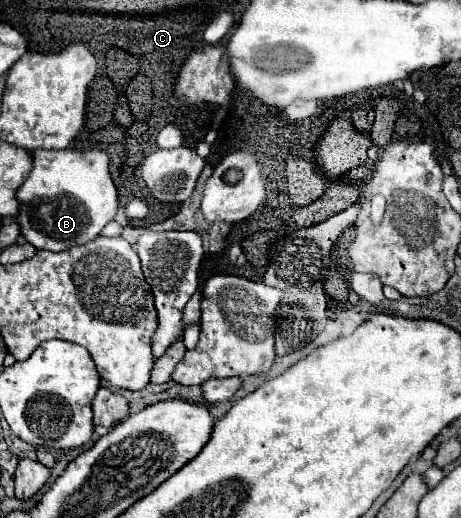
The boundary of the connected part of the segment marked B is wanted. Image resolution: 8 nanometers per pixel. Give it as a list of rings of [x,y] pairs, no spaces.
[[[100,149],[34,151],[34,167],[18,189],[18,199],[22,205],[18,215],[22,235],[36,249],[46,251],[64,251],[94,241],[118,211],[118,191],[110,177],[110,161]]]

